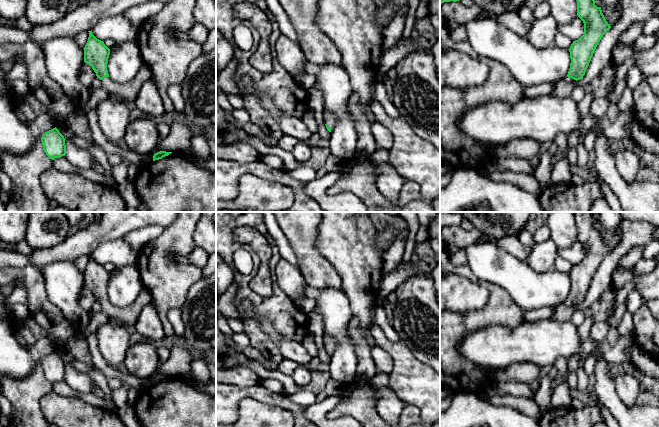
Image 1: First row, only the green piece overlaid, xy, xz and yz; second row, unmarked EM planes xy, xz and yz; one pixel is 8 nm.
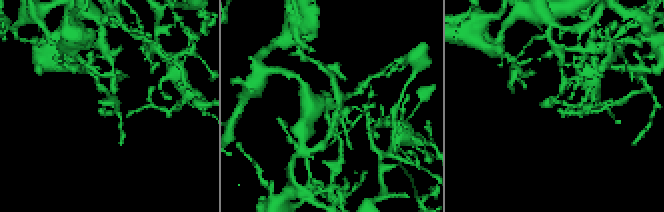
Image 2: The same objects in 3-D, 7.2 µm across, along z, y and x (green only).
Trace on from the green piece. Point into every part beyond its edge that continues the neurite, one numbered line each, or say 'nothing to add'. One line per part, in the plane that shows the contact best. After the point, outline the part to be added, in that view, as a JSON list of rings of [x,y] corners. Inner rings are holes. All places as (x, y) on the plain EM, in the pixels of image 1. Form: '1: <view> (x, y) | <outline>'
1: yz (564, 312) | [[[566,301],[562,305],[555,308],[553,315],[549,319],[562,322],[571,321],[575,307],[576,304]]]

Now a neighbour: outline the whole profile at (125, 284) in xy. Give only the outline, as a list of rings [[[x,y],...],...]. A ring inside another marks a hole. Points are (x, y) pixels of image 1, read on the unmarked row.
[[[137,265],[117,267],[110,272],[107,287],[109,302],[118,308],[132,304],[143,289]]]

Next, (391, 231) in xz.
[[[405,220],[401,224],[397,224],[395,221],[388,221],[383,222],[383,225],[384,229],[380,232],[377,232],[374,239],[375,244],[382,252],[386,250],[386,243],[390,244],[393,240],[399,237],[399,234],[402,230],[408,229],[408,224]]]

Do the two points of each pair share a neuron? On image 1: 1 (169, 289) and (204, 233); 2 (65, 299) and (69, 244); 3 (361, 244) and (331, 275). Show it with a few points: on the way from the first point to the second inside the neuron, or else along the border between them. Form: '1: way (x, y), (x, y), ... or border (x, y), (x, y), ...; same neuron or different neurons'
1: border (198, 223), (193, 234), (195, 246); different neurons
2: border (73, 261), (54, 261), (45, 266); different neurons
3: border (320, 253), (339, 274), (341, 287); different neurons

